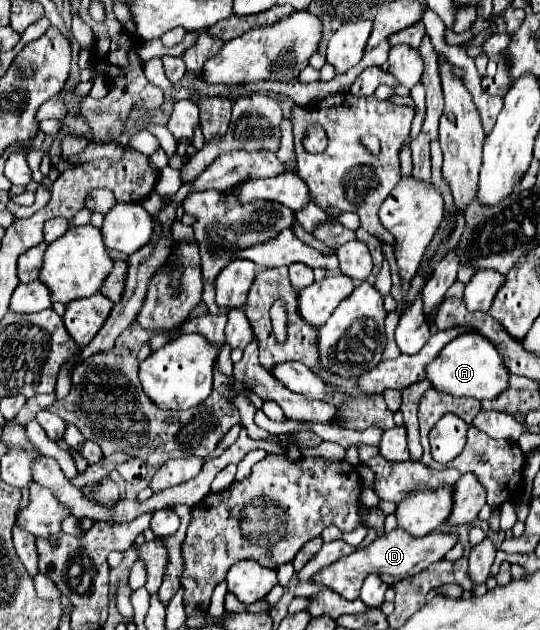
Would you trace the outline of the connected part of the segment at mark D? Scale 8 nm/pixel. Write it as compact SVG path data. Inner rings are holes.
M396 528L388 534L378 536L370 546L360 548L360 550L356 550L354 554L350 554L346 558L340 558L340 562L334 562L332 566L326 566L324 570L320 570L320 574L312 576L312 582L342 594L342 598L356 600L358 594L360 594L362 580L368 574L376 574L388 586L392 586L392 584L396 584L396 580L414 576L414 574L426 570L430 564L442 560L444 554L456 544L456 540L458 540L456 534L436 534L436 532L432 532L428 536L422 536L422 538L412 538L404 530Z

